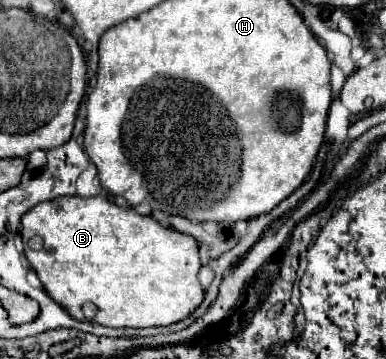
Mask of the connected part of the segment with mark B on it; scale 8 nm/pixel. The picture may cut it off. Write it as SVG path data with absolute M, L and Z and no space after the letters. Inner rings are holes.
M63 196L53 202L35 206L21 220L21 238L25 244L25 256L31 268L39 274L47 294L75 318L81 318L81 306L85 302L93 302L99 308L93 322L101 326L169 326L185 320L191 312L195 312L195 308L199 308L205 298L205 290L197 280L201 268L197 240L173 228L161 226L151 216L121 208L103 196ZM33 238L41 240L39 248L31 246Z

